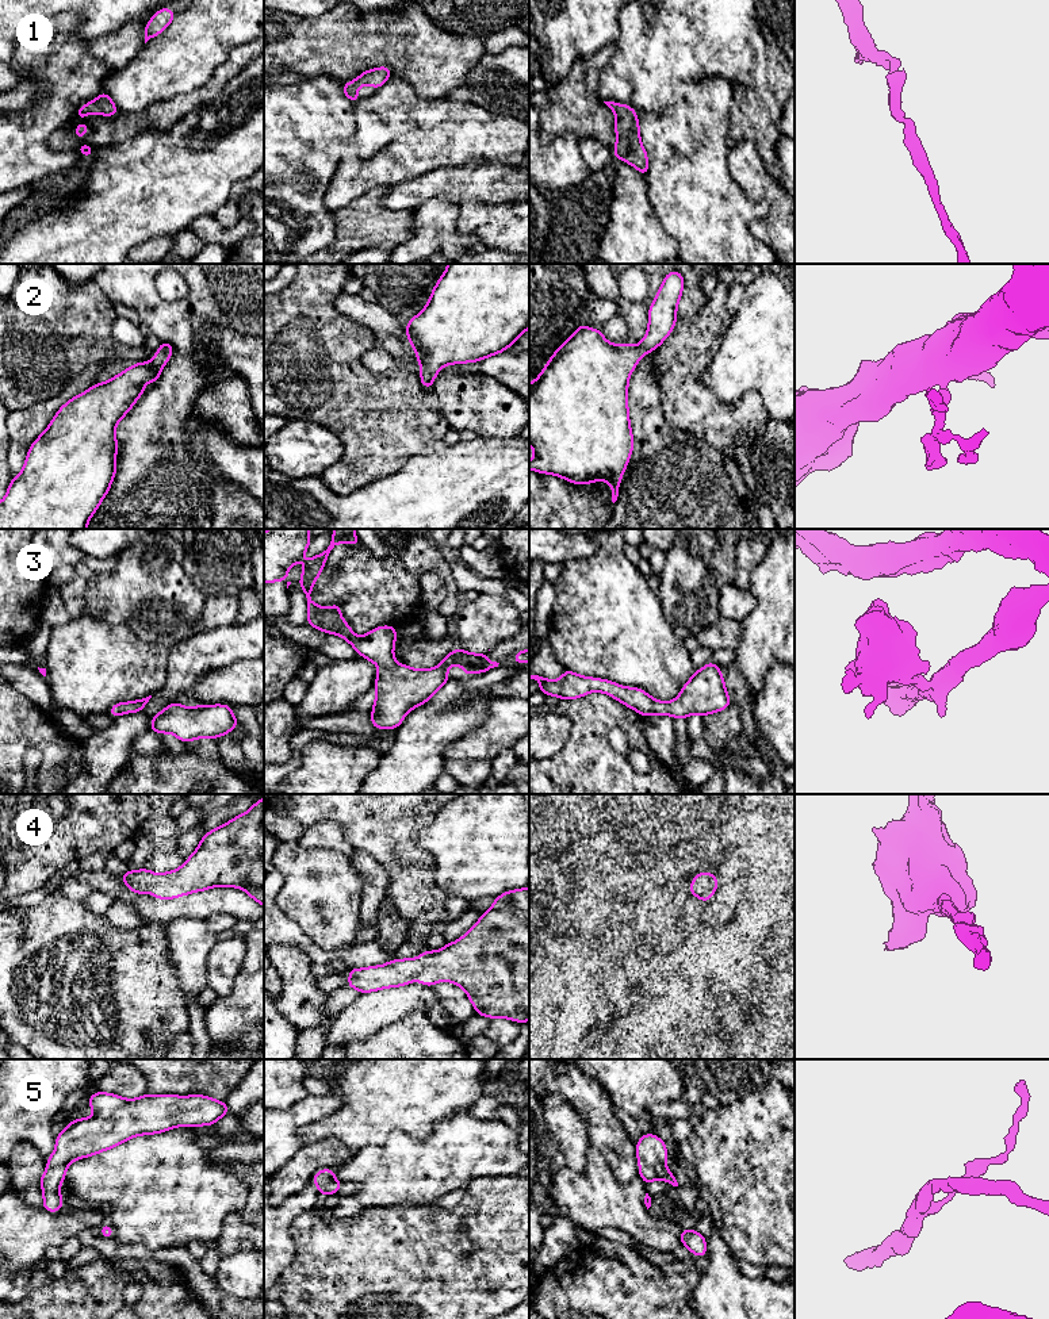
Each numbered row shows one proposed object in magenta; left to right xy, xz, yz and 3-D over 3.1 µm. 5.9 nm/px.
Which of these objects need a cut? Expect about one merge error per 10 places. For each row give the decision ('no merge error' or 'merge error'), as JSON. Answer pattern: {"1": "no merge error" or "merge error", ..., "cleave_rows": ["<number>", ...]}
{"1": "no merge error", "2": "no merge error", "3": "no merge error", "4": "no merge error", "5": "no merge error", "cleave_rows": []}

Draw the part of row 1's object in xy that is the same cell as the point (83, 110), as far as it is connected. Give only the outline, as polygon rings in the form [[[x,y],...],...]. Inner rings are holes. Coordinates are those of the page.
[[[100,92],[95,100],[81,106],[74,116],[84,118],[91,112],[95,115],[114,116],[118,115],[118,108],[106,92]]]

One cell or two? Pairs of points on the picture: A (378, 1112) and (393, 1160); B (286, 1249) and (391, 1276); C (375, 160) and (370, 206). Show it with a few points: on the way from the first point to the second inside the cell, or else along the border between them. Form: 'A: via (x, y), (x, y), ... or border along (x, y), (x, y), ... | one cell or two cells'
A: border along (418, 1138), (393, 1130), (381, 1143), (358, 1151) | two cells
B: border along (294, 1219), (290, 1227), (294, 1257), (279, 1280) | two cells
C: border along (389, 186), (374, 186), (345, 206) | two cells

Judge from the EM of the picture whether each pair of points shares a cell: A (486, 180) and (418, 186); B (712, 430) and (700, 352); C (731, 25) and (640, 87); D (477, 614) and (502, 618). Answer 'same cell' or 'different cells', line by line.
A: same cell
B: same cell
C: same cell
D: same cell

